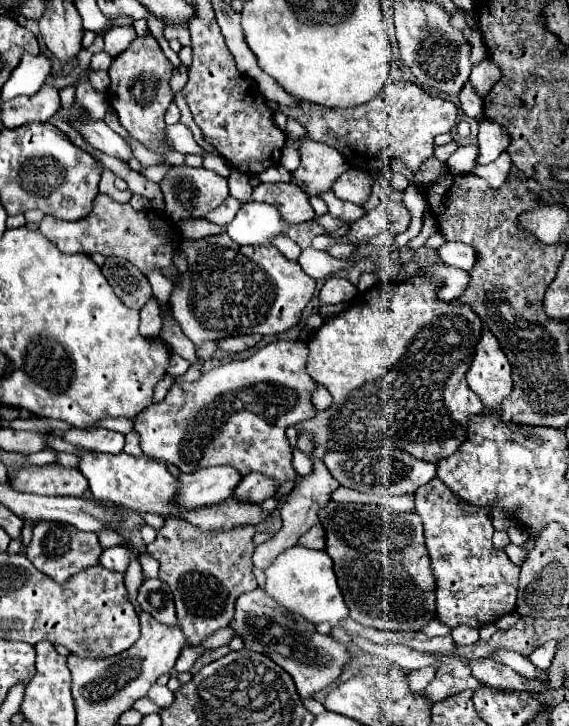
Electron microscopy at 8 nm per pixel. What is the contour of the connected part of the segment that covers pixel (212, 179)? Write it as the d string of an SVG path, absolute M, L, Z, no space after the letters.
M171 166L171 170L167 172L167 176L159 182L163 198L165 198L165 206L167 206L167 214L177 222L177 220L185 220L185 218L203 218L205 214L209 214L211 210L215 210L217 206L223 204L223 200L229 196L229 186L227 186L227 178L205 170L205 168L191 168L191 166Z

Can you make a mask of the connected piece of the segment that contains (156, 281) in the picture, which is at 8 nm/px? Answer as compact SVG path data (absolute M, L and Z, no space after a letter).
M157 268L147 274L147 280L149 280L151 286L153 286L153 296L157 296L159 304L161 304L161 308L163 308L163 304L169 300L169 294L171 294L171 290L173 290L173 282L171 282L167 276L163 276L161 270L157 270Z

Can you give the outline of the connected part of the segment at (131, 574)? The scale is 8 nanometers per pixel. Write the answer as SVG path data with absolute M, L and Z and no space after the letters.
M132 547L130 564L124 576L124 583L129 594L129 600L134 606L137 615L139 615L142 609L139 606L136 598L138 595L139 588L144 581L144 577L142 574L141 565L136 559L136 554L138 554L138 550L135 547Z

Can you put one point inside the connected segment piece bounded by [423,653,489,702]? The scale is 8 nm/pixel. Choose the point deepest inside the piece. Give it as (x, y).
(453, 676)

